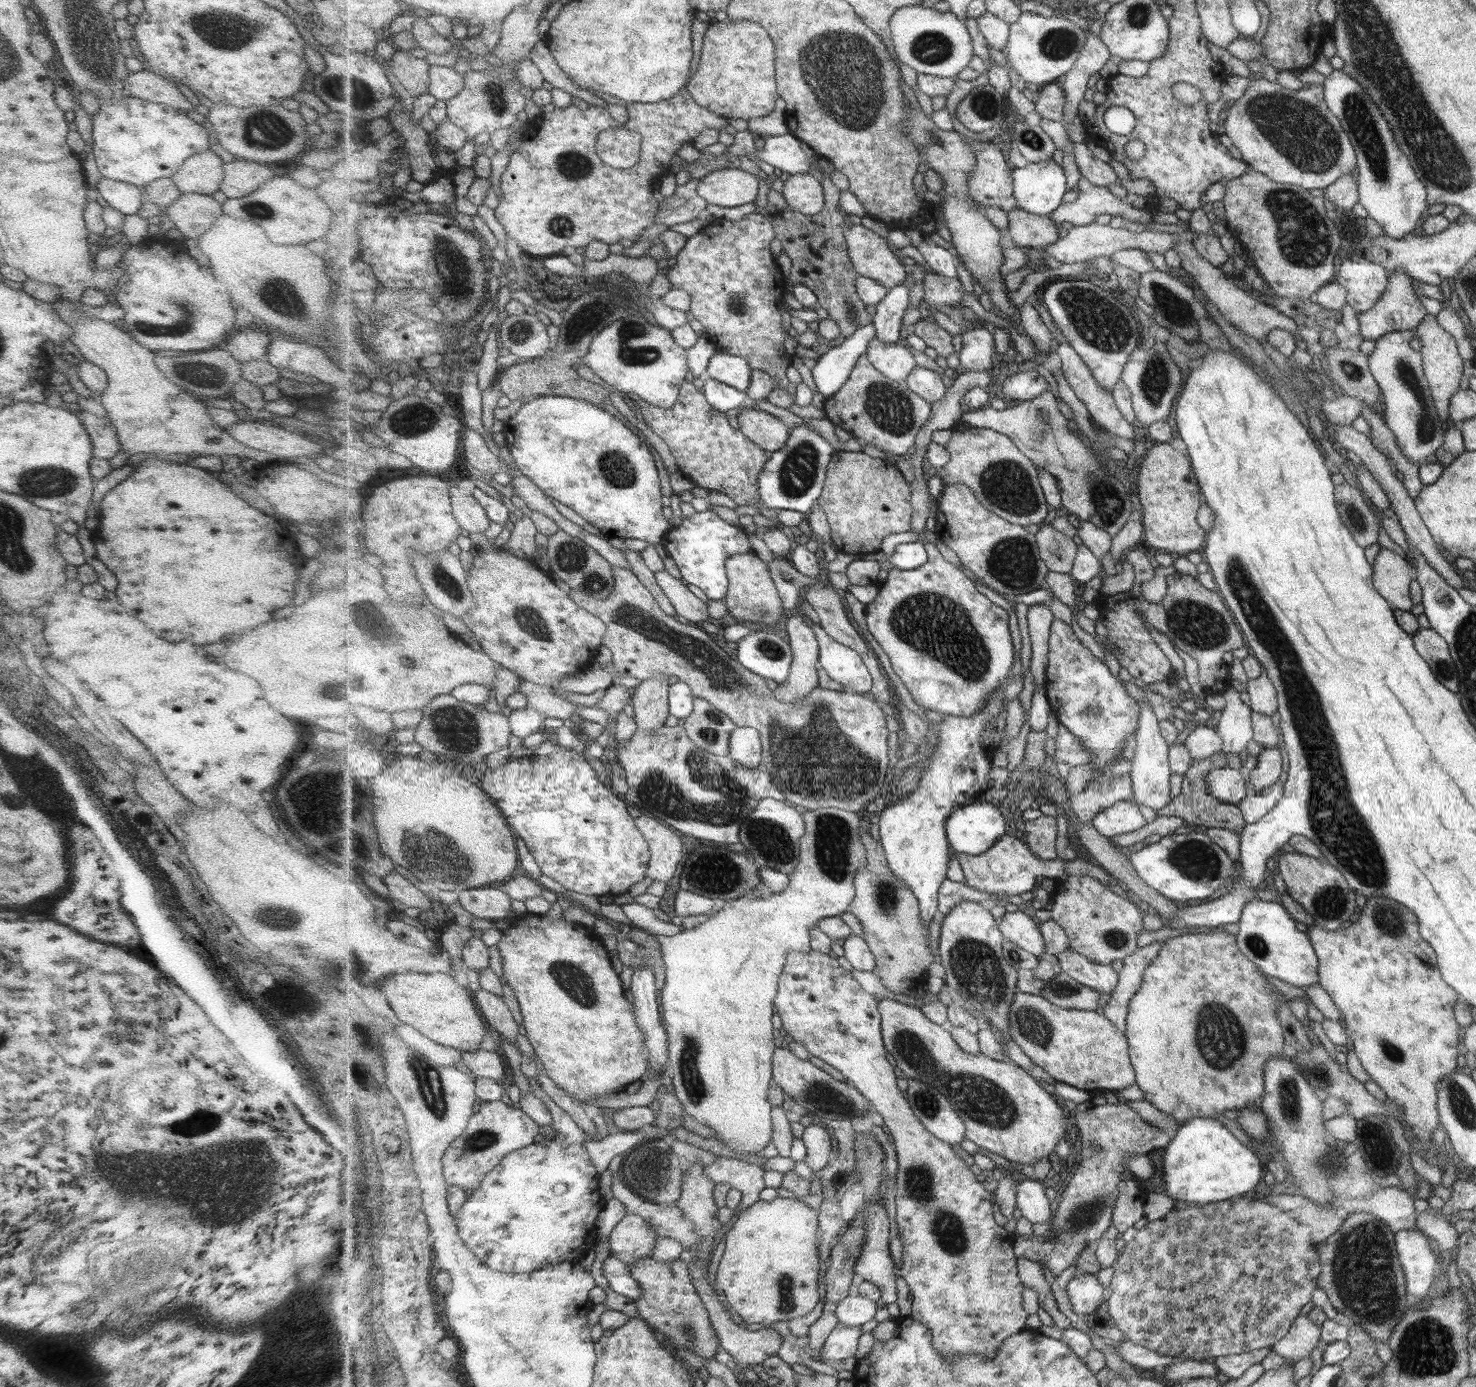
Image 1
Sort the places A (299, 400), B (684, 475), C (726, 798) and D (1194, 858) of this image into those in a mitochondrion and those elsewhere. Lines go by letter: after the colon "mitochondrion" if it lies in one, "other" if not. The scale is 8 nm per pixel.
A: other
B: other
C: mitochondrion
D: mitochondrion

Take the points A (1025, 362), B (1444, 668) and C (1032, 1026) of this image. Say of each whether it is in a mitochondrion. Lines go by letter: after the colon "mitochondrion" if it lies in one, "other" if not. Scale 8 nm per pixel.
A: other
B: mitochondrion
C: mitochondrion

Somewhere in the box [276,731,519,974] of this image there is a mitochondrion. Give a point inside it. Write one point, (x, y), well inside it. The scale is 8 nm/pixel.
(444, 855)

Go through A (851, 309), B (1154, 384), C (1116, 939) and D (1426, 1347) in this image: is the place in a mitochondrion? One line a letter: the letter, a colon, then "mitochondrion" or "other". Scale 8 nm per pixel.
A: mitochondrion
B: mitochondrion
C: mitochondrion
D: mitochondrion

